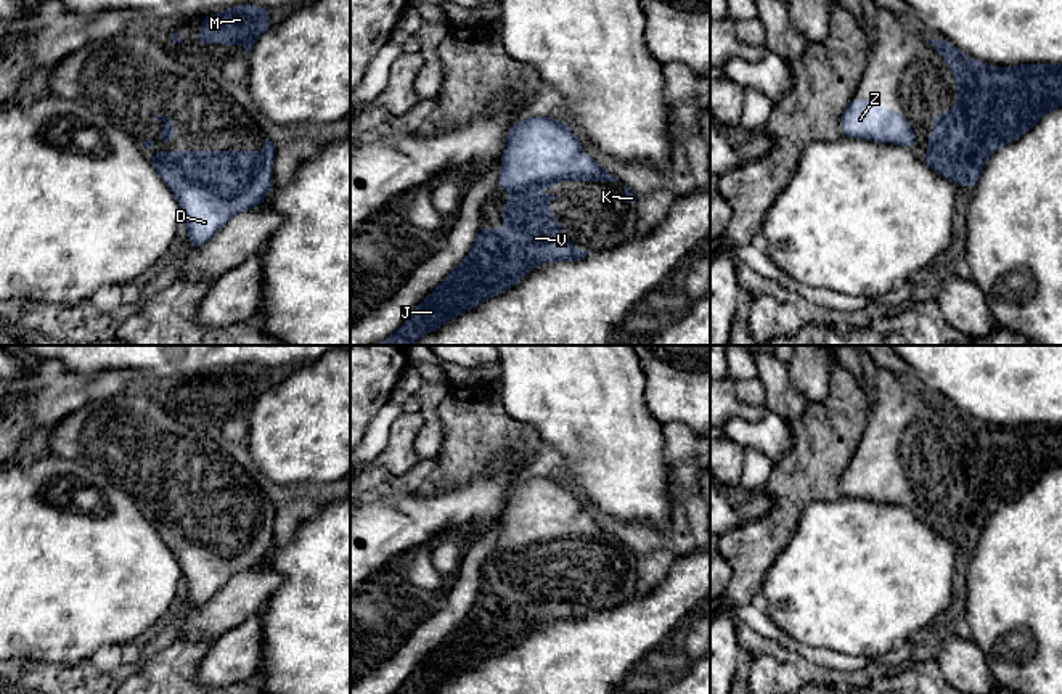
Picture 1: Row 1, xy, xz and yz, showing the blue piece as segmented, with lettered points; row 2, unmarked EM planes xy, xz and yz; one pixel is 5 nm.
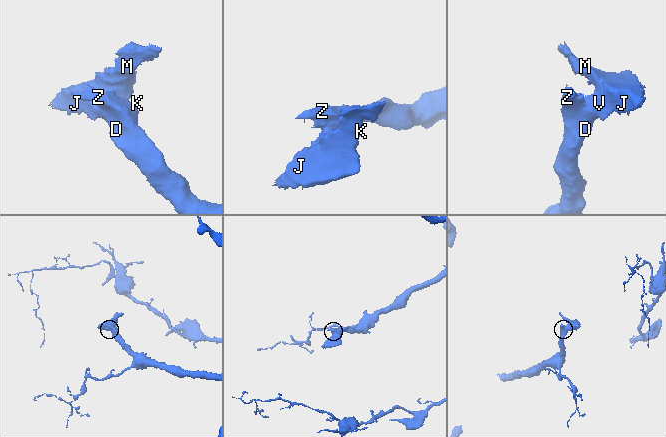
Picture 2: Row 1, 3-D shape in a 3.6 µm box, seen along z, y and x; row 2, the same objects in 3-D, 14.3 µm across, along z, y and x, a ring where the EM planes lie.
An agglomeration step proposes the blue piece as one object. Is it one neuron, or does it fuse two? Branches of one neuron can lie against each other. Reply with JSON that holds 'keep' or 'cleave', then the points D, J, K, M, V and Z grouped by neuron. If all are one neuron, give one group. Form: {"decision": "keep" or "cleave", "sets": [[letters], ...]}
{"decision": "keep", "sets": [["D", "J", "K", "M", "V", "Z"]]}

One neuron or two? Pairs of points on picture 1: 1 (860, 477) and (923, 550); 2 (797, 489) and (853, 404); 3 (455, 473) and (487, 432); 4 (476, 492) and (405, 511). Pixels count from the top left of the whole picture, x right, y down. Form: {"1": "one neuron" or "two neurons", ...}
{"1": "two neurons", "2": "one neuron", "3": "one neuron", "4": "one neuron"}

